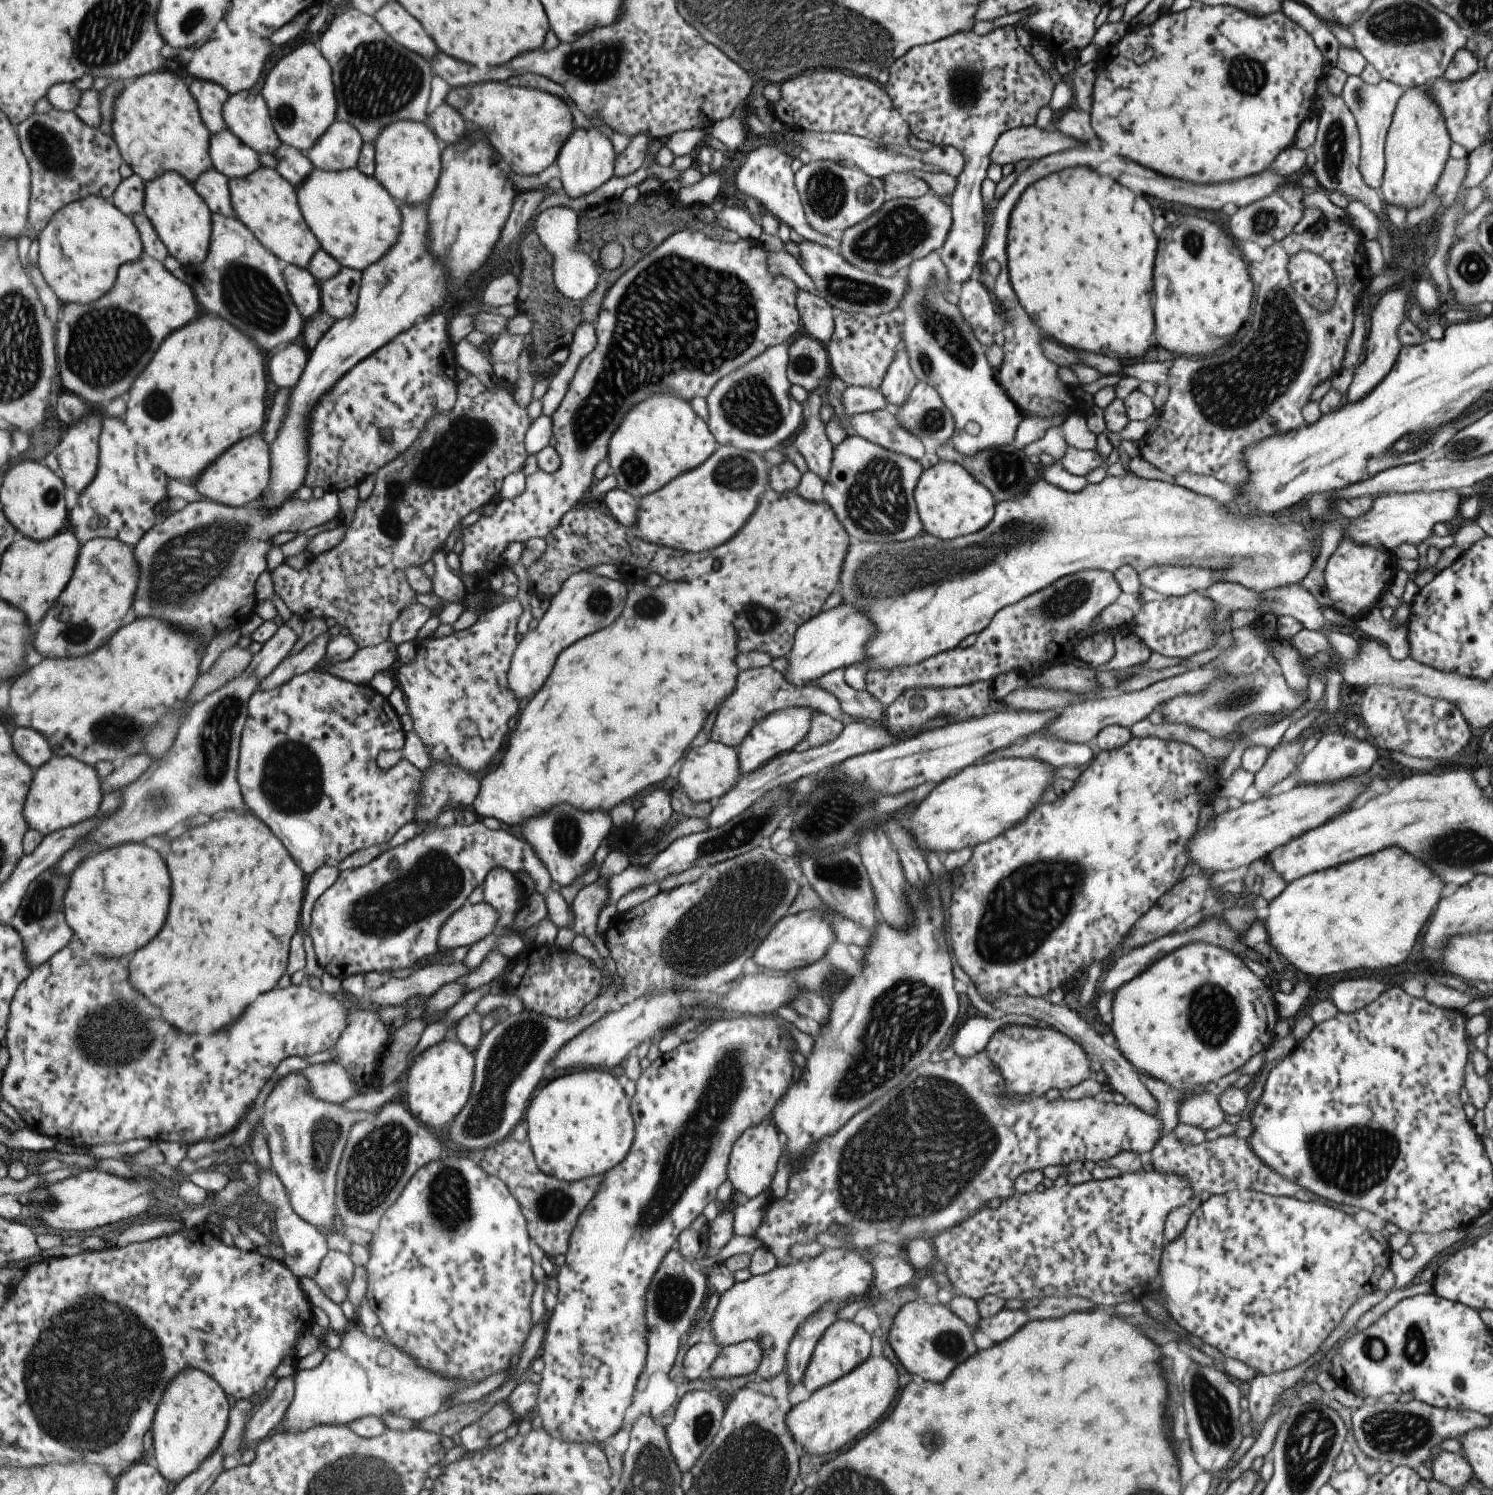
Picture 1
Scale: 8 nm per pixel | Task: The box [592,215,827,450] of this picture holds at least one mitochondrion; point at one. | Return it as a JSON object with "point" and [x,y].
{"point":[750,405]}

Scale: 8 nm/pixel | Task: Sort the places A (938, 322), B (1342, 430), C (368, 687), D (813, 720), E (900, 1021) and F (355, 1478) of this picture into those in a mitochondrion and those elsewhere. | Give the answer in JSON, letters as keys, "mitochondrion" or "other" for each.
{"A":"mitochondrion","B":"other","C":"other","D":"other","E":"mitochondrion","F":"mitochondrion"}

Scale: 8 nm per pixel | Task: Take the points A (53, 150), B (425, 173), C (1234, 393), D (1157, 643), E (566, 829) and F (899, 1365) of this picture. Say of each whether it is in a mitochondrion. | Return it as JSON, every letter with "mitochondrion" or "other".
{"A":"mitochondrion","B":"other","C":"mitochondrion","D":"other","E":"mitochondrion","F":"other"}

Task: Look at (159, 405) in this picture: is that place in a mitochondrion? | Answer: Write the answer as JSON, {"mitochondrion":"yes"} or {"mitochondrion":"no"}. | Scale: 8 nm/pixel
{"mitochondrion":"yes"}

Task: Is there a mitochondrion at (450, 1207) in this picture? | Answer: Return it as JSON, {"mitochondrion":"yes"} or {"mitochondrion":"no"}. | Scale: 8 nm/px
{"mitochondrion":"yes"}

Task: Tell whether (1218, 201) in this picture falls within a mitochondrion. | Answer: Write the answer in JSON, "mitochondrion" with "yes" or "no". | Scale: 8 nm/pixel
{"mitochondrion":"no"}

